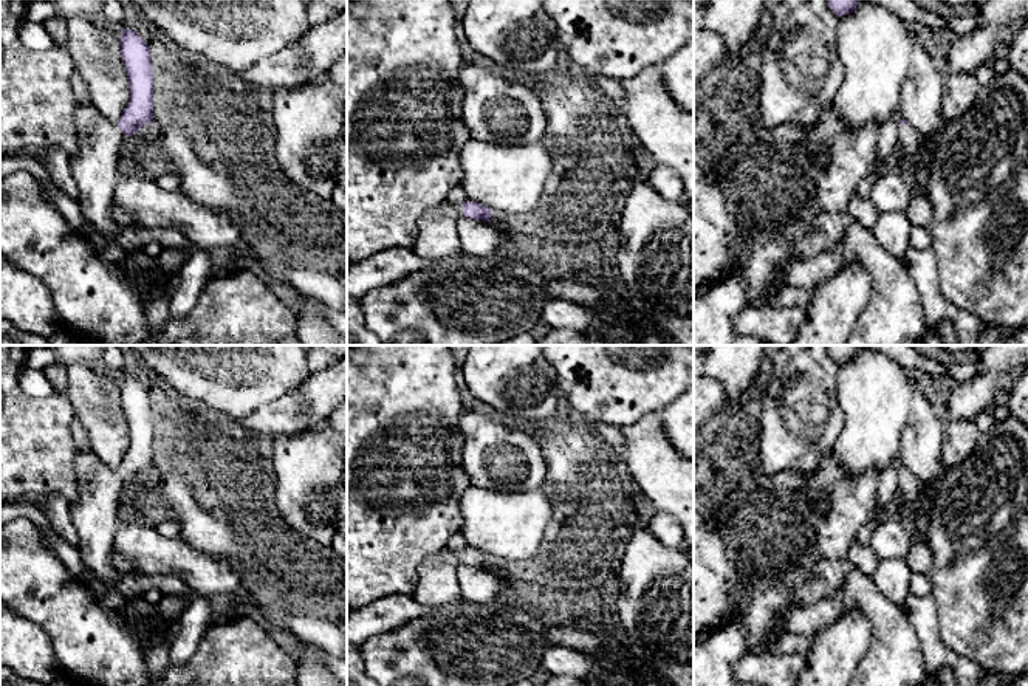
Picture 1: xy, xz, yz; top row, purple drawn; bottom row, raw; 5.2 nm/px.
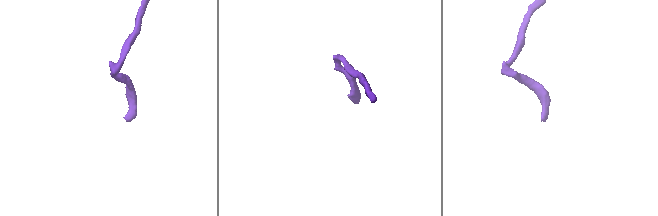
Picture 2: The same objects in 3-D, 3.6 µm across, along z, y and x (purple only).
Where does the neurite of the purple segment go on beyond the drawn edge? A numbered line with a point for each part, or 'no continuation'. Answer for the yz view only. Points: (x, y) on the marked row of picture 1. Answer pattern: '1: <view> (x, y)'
1: yz (917, 152)

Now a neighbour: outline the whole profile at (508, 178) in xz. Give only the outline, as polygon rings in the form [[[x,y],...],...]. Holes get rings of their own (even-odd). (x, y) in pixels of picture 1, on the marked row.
[[[471,138],[460,153],[461,187],[468,201],[478,201],[494,212],[528,214],[534,211],[551,173],[551,155],[543,142],[492,144]]]

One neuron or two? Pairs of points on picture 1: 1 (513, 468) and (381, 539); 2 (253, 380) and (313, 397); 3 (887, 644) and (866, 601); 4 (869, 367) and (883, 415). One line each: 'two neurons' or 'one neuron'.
1: two neurons
2: two neurons
3: one neuron
4: one neuron

